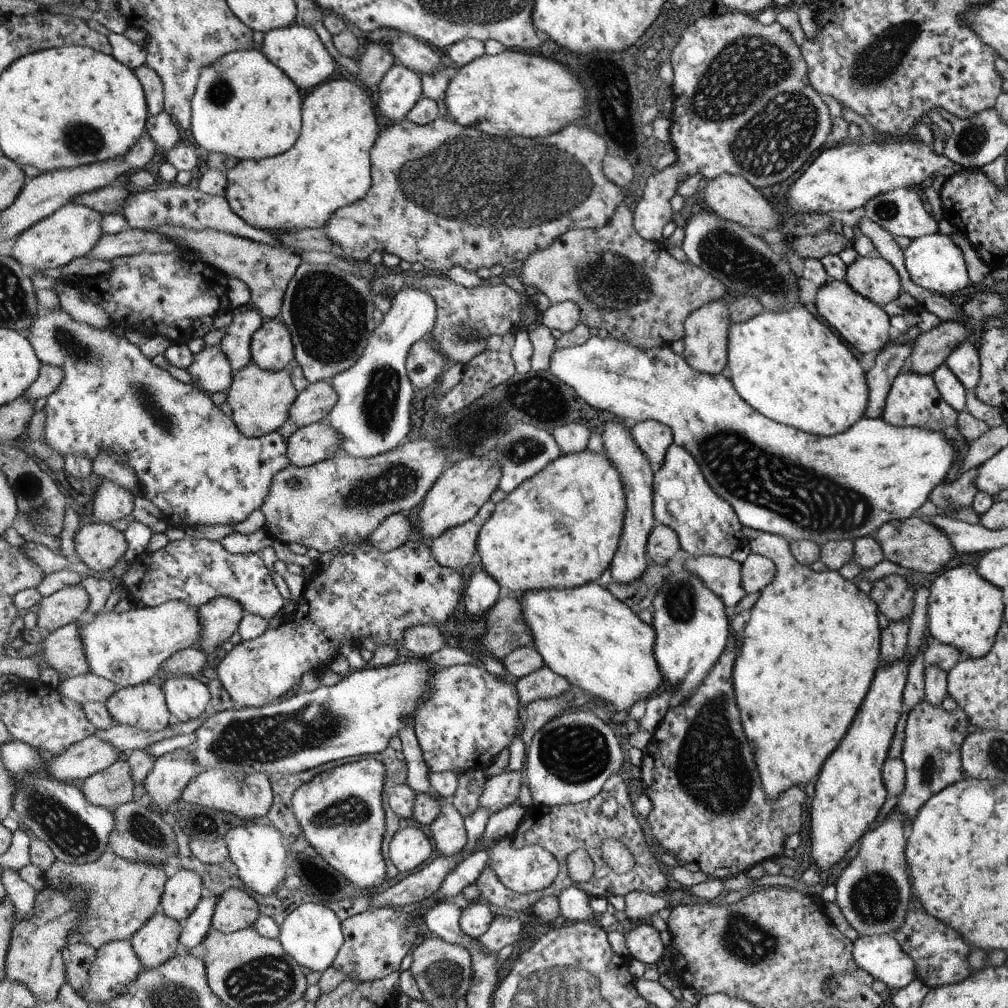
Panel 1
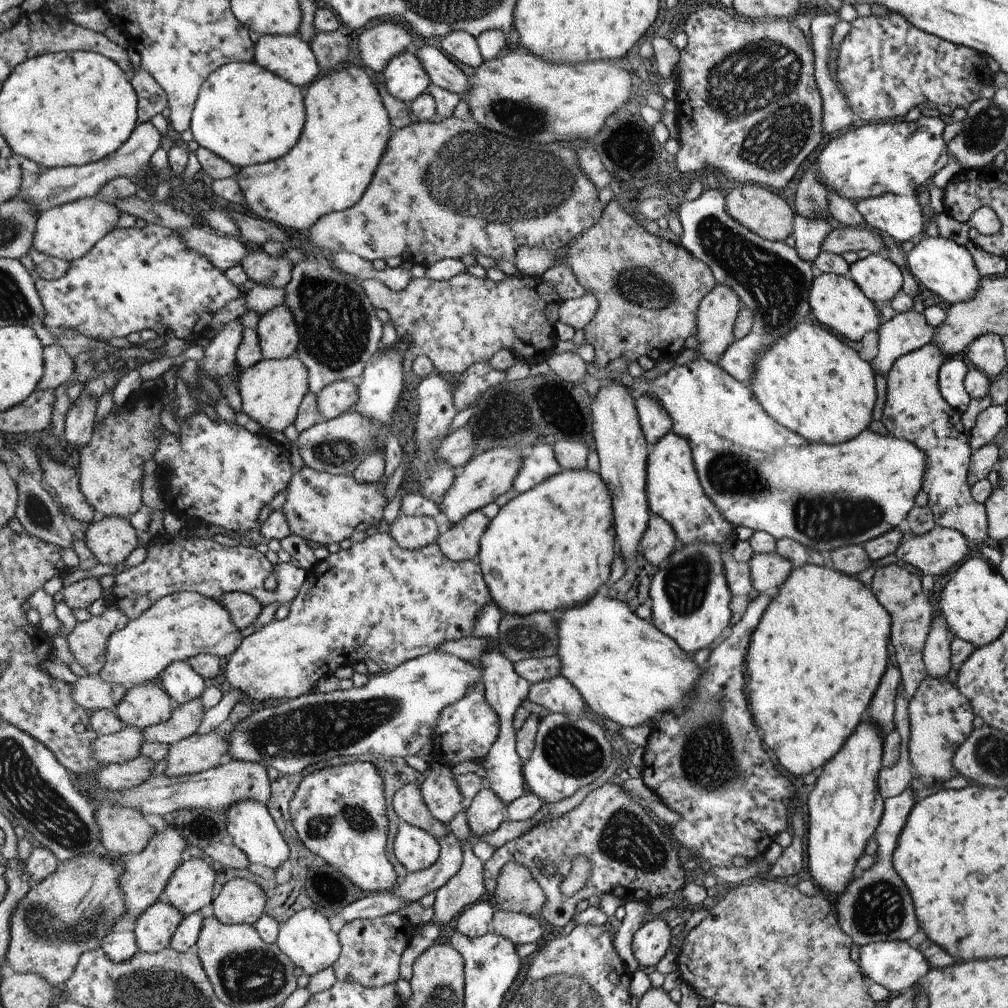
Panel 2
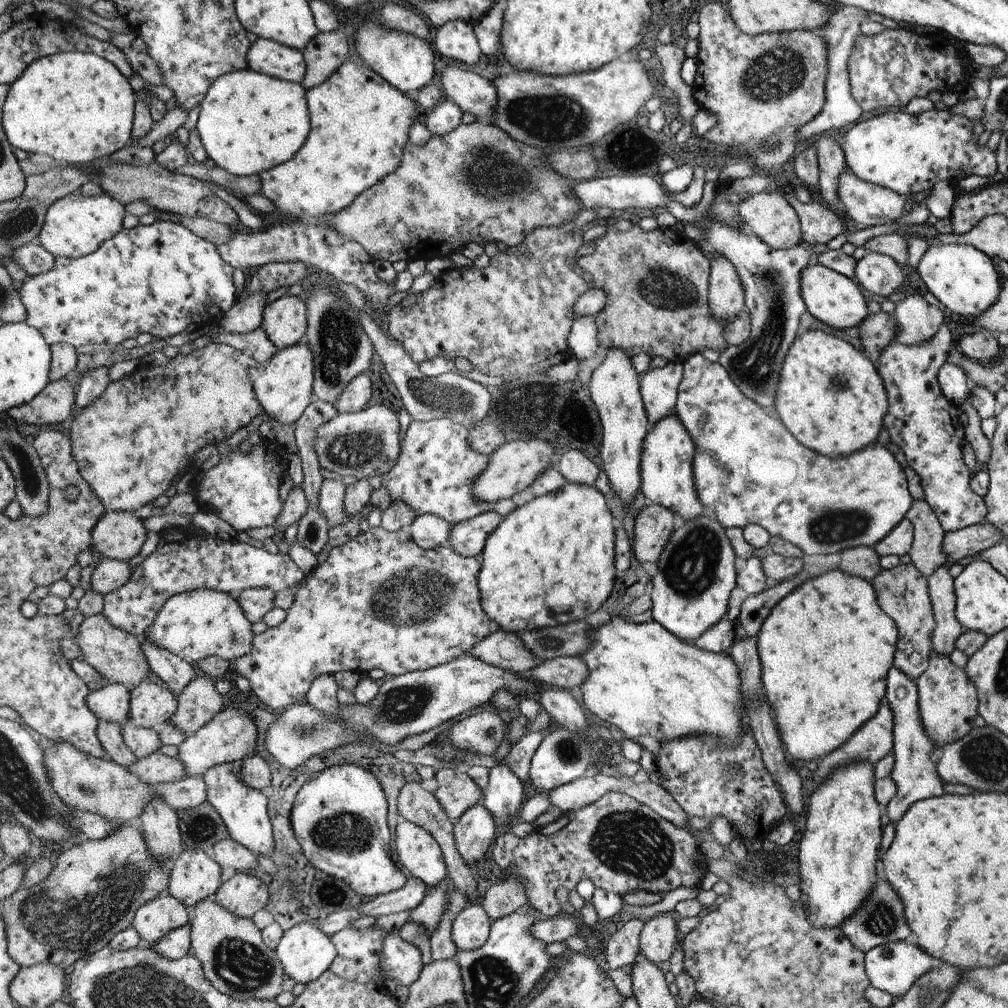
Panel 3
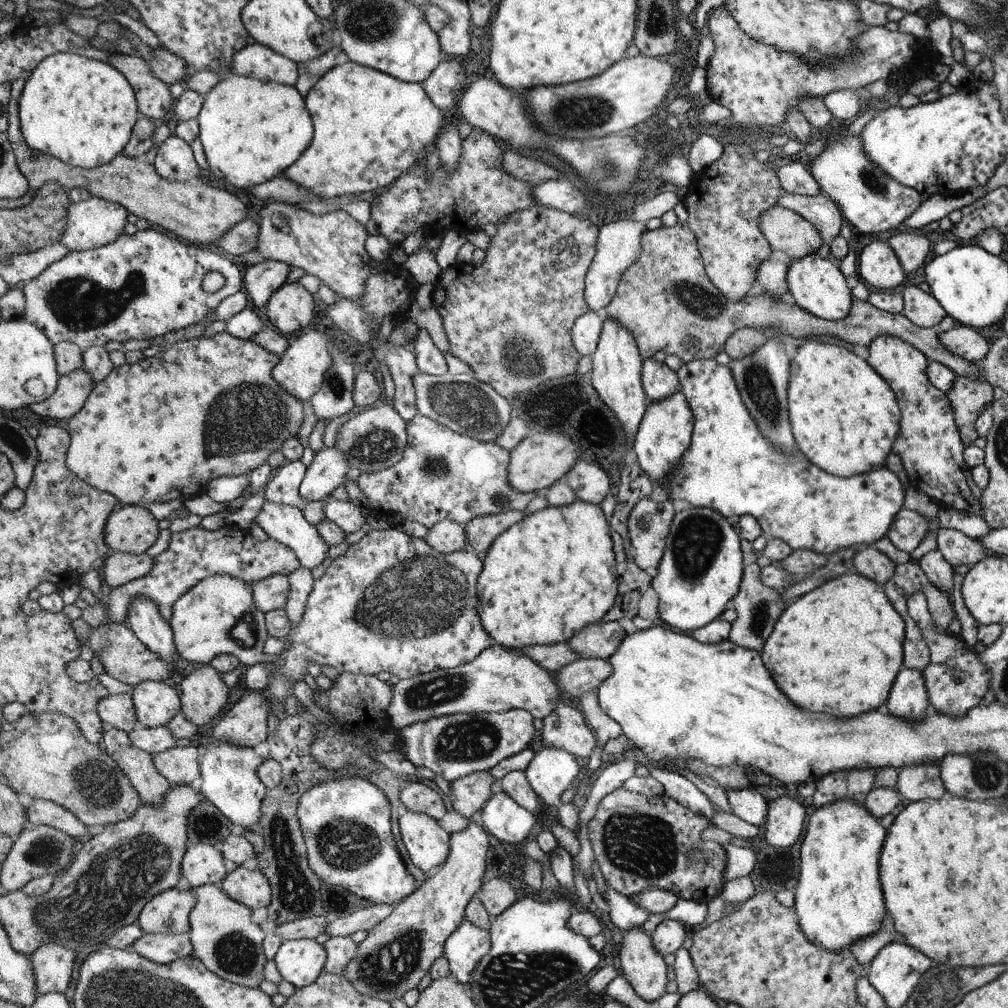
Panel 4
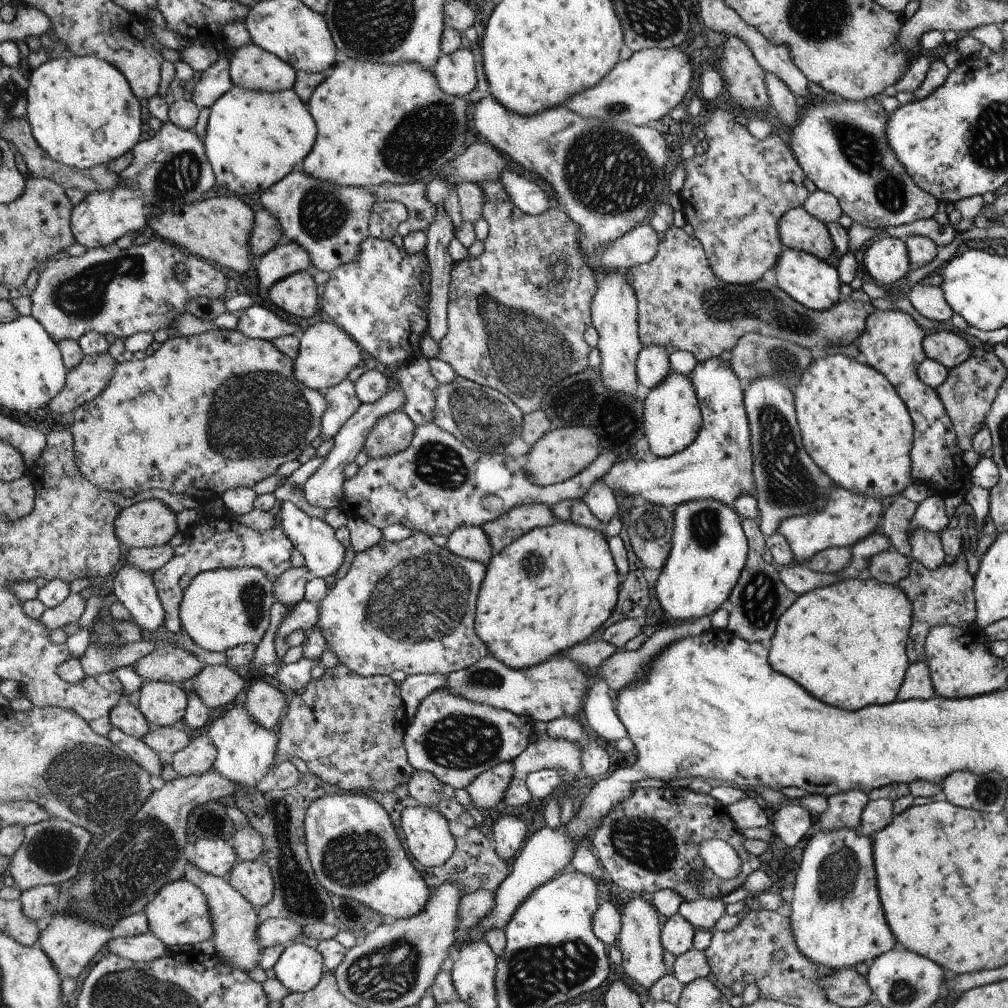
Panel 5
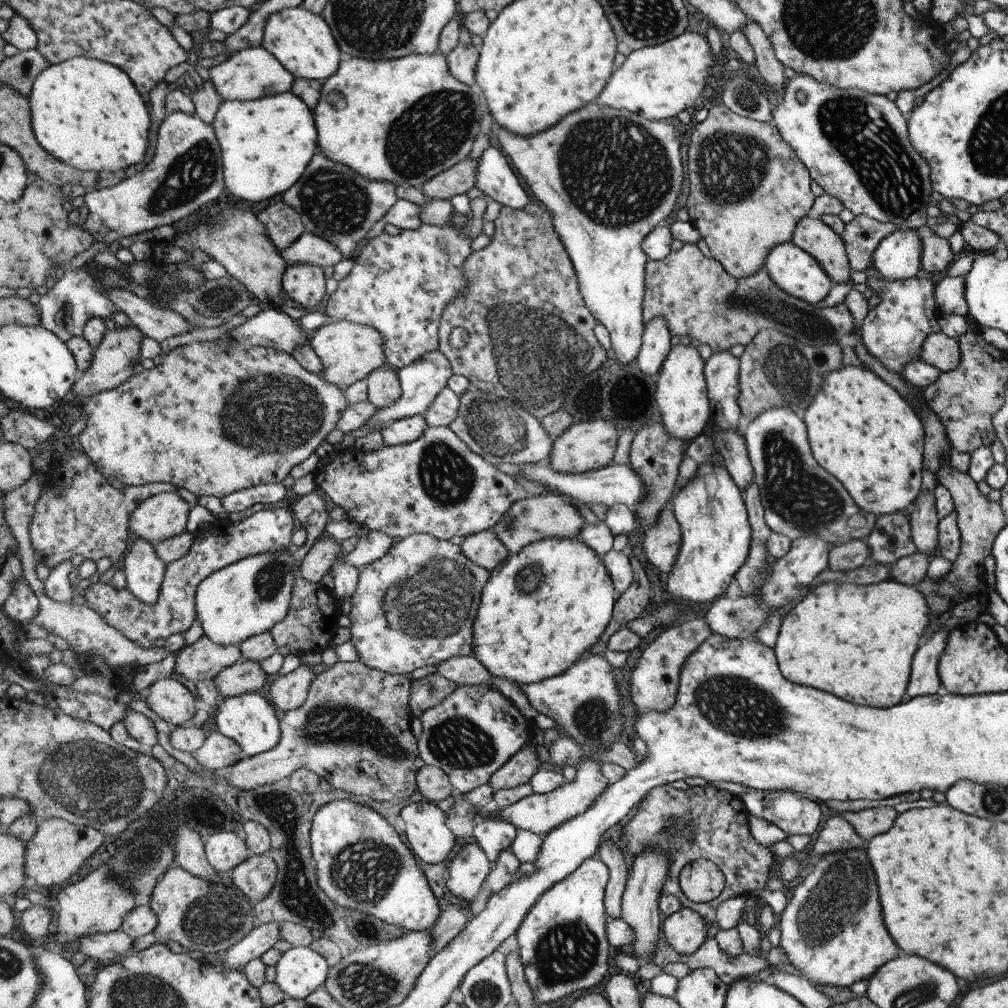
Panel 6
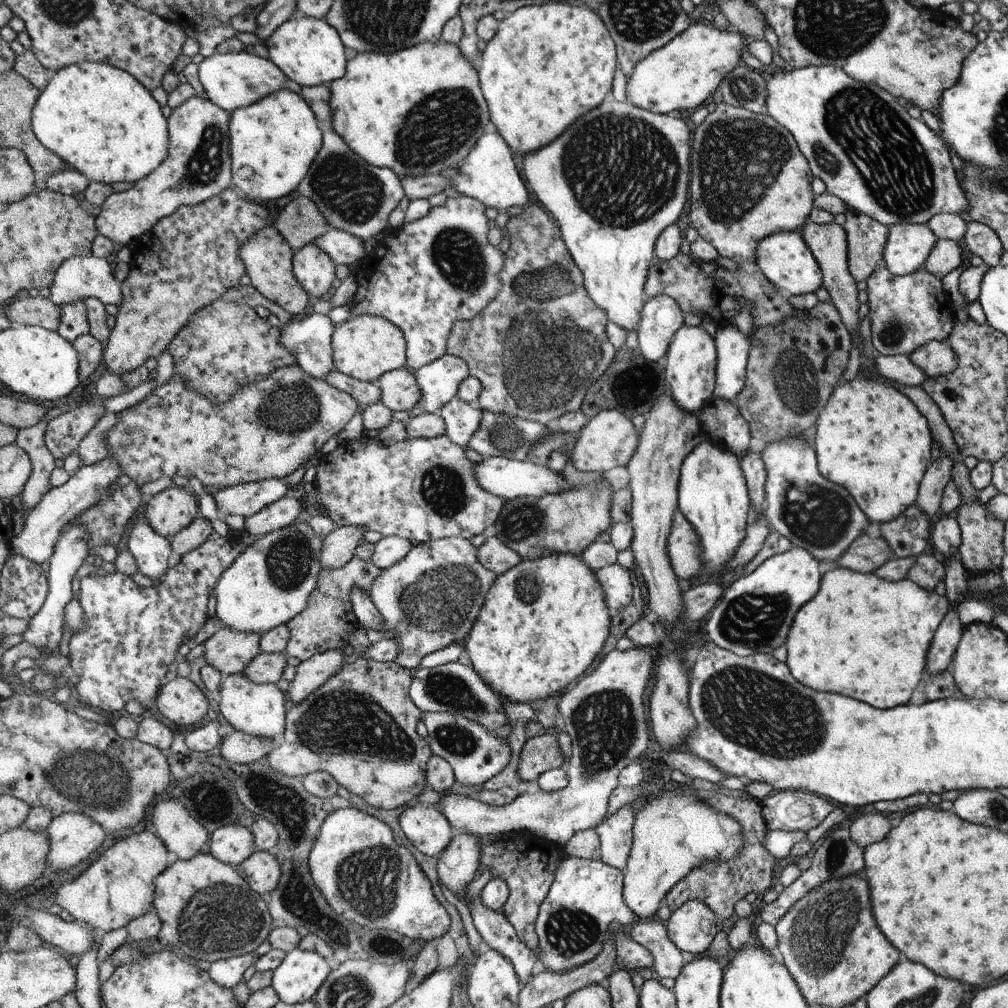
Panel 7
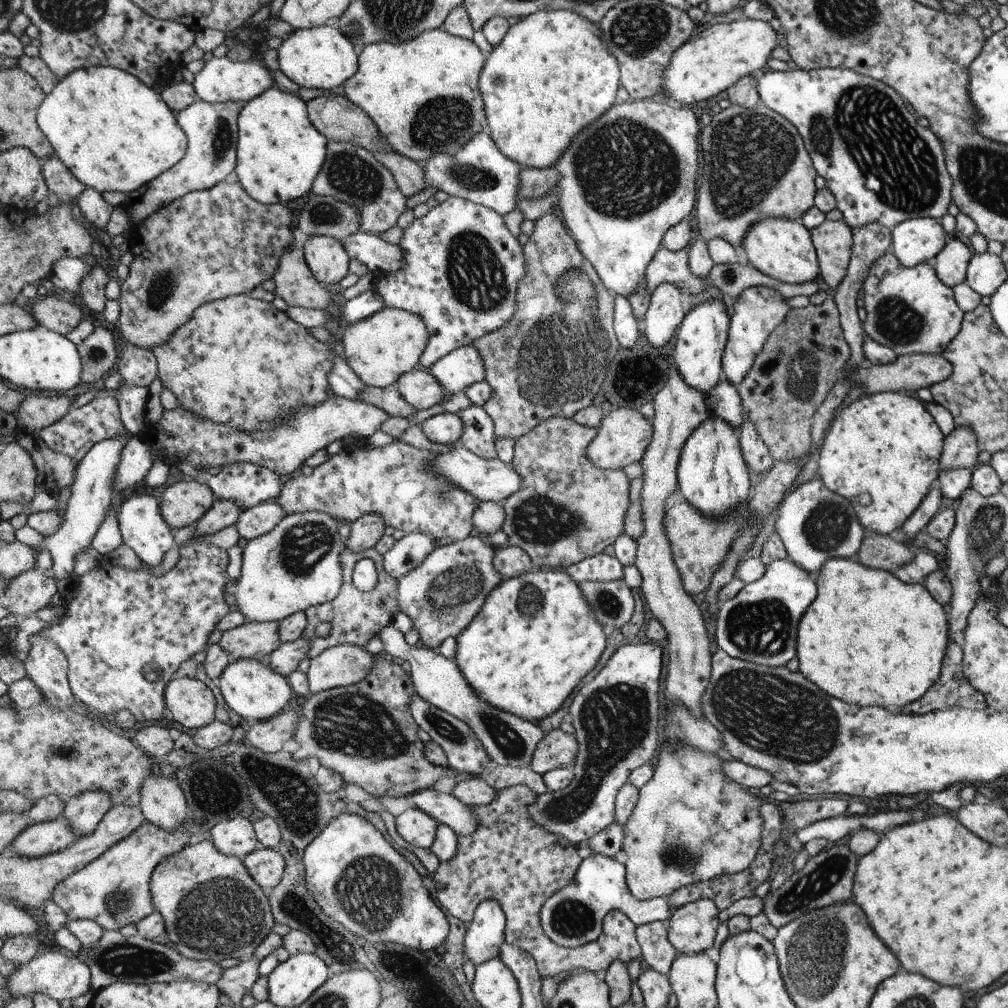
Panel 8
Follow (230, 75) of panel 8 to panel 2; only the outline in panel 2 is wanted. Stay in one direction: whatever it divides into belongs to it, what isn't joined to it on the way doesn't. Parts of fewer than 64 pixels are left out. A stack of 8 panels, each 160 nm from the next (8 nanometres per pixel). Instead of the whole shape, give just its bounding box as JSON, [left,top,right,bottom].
[254,35,320,87]

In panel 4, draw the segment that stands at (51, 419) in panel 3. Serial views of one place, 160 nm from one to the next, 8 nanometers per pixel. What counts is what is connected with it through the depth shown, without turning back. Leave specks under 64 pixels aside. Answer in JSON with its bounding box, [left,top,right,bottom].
[28,367,96,420]

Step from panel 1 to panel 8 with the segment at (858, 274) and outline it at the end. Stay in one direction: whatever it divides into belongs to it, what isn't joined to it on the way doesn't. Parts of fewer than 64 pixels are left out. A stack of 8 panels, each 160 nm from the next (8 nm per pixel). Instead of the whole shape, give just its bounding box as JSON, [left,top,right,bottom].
[890,217,948,267]

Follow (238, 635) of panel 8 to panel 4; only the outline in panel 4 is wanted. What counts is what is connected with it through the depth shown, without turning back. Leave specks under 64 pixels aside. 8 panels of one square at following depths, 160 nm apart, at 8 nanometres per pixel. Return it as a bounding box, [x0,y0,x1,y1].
[87,622,173,686]

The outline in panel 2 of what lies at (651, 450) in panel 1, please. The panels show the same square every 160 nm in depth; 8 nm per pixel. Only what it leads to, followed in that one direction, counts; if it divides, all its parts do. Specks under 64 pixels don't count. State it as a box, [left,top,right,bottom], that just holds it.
[637,395,673,444]

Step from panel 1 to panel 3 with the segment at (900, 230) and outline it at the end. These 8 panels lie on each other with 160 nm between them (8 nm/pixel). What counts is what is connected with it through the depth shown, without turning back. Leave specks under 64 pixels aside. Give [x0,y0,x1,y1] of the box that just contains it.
[838,169,912,228]

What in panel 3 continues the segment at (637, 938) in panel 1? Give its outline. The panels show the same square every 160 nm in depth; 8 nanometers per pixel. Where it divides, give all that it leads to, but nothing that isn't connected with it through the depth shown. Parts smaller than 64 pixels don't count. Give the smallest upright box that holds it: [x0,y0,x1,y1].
[639,914,678,964]

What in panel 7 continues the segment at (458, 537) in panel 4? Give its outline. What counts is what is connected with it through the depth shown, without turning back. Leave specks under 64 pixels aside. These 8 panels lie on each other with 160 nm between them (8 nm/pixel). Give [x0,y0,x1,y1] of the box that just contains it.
[478,532,522,575]

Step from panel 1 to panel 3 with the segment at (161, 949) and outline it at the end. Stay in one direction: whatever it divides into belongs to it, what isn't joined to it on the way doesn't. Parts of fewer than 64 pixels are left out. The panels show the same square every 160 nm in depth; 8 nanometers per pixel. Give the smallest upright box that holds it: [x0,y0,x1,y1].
[133,895,188,944]

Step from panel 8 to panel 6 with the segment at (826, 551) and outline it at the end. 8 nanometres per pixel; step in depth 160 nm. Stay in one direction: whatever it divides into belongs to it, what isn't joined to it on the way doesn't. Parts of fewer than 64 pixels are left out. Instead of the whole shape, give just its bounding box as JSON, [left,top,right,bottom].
[743,407,878,546]

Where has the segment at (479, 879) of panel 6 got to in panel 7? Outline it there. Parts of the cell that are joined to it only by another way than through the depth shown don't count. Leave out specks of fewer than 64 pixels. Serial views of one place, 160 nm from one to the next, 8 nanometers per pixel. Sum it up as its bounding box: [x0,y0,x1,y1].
[437,833,539,986]

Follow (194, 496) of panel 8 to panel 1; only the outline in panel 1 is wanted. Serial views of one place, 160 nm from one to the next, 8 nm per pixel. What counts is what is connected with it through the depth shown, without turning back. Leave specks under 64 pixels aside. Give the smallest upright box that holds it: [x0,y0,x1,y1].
[75,521,128,572]

